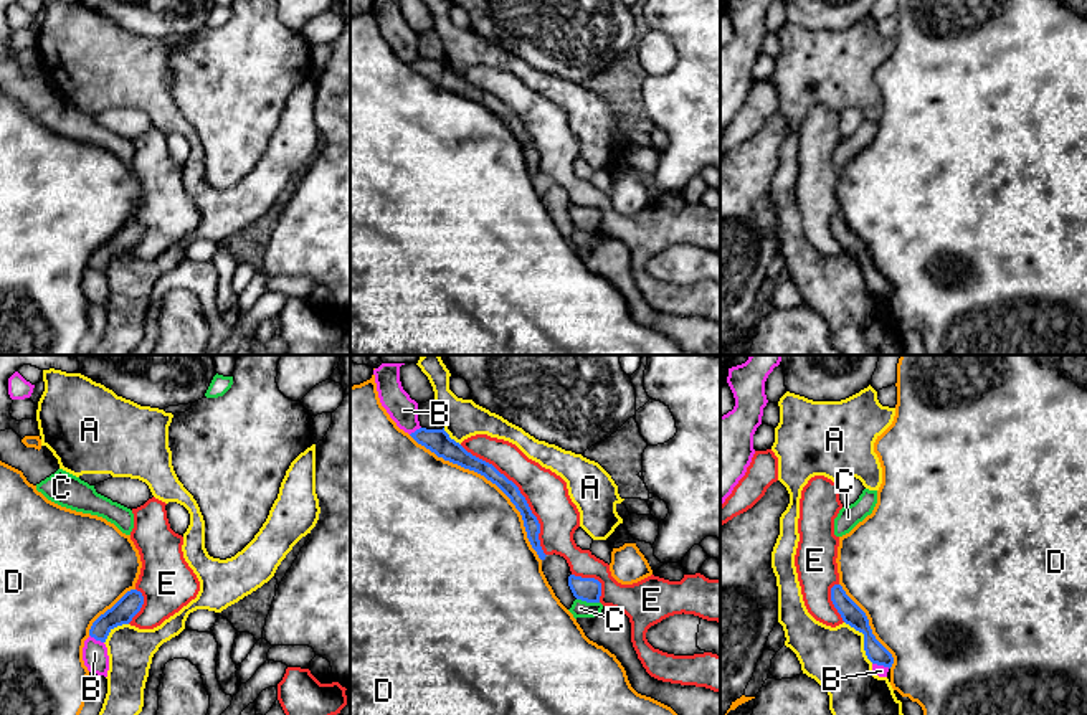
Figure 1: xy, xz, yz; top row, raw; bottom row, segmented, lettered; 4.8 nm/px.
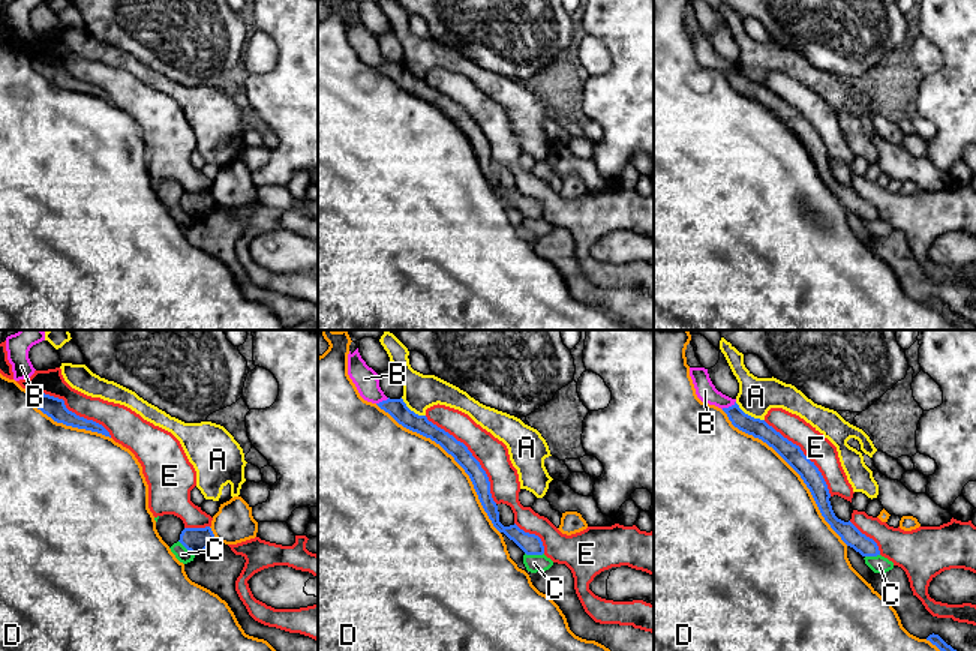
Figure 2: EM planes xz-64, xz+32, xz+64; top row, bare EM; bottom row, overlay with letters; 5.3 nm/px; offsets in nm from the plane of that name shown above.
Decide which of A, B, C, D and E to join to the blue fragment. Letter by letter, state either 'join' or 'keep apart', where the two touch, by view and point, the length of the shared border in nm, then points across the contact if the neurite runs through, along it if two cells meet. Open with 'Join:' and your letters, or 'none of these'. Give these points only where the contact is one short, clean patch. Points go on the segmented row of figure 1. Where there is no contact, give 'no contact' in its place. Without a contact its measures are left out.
Join: none of these
A: keep apart | yz (864, 639) | 240 nm
B: keep apart | xy (96, 639) | 80 nm
C: keep apart | xz (588, 601) | 110 nm
D: keep apart | xz (489, 479) | 900 nm
E: keep apart | xz (519, 492) | 700 nm

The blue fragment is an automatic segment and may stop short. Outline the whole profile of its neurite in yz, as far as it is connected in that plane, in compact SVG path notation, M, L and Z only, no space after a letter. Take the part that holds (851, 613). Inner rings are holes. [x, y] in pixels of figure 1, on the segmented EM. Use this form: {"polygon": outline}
{"polygon": "M841 585L831 588L831 601L843 621L864 634L864 651L872 664L892 667L892 654L876 639L866 613L846 594Z"}

